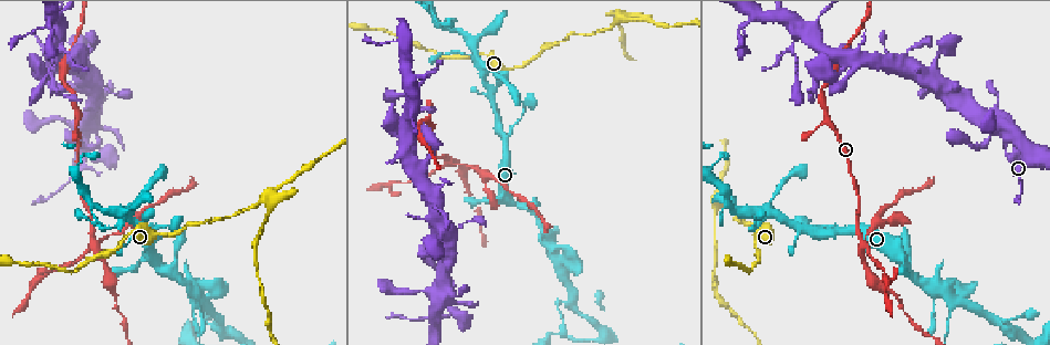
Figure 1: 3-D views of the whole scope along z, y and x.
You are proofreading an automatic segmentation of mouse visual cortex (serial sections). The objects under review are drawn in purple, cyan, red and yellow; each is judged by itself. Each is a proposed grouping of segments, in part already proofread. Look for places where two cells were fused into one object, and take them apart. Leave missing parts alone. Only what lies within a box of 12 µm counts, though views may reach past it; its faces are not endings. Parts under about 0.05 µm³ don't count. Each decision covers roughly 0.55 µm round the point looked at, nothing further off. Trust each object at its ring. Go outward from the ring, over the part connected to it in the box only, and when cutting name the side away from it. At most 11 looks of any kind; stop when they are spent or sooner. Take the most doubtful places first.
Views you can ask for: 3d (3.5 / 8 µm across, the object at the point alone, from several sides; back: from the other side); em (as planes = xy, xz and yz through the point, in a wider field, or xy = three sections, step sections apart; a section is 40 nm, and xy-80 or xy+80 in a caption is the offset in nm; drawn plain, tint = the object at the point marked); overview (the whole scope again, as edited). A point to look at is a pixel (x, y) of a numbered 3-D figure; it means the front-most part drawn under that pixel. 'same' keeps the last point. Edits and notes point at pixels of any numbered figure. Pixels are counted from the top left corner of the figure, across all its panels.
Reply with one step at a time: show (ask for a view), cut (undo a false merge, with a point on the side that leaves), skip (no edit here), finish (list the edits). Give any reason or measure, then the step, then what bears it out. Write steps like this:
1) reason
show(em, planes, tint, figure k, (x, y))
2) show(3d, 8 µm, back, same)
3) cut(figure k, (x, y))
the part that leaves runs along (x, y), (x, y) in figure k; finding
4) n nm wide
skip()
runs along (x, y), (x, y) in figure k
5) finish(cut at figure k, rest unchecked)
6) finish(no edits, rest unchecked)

sharp bend
show(3d, 8 µm, figure 1, (91, 243))

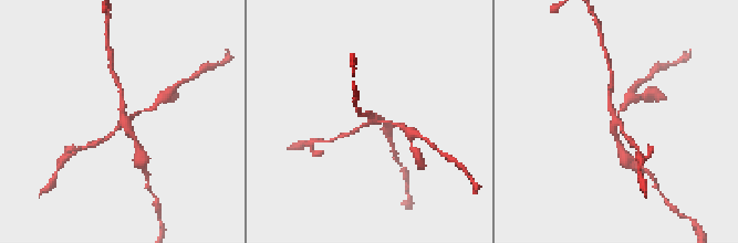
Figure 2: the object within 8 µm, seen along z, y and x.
4 arms; arms of 150, 150, 150, 200 nm
show(em, xy, step 3, tint, figure 2, (613, 117))

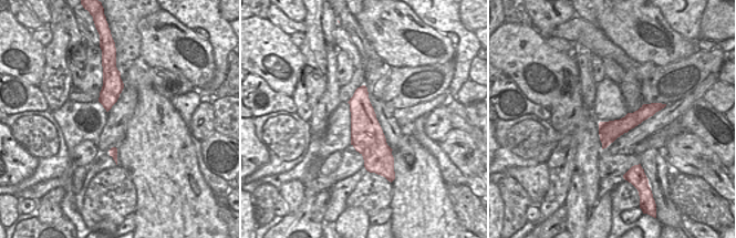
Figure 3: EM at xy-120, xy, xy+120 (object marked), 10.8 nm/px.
360 nm wide
cut(figure 2, (623, 107))
the part that leaves runs along (130, 118), (155, 107), (165, 95) in figure 2; two cells meet here

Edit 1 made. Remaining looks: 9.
thick turns thin
show(3d, 3.5 µm, figure 1, (622, 20))

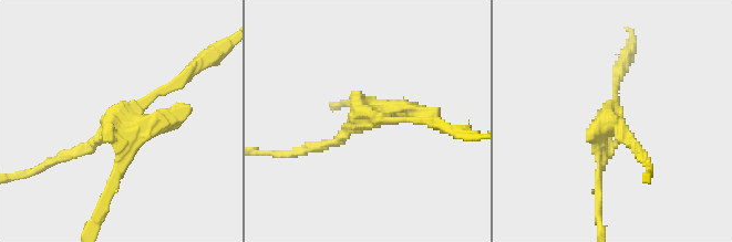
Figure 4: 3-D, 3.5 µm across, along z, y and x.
show(em, xy, step 2, tint, figure 4, (613, 122))

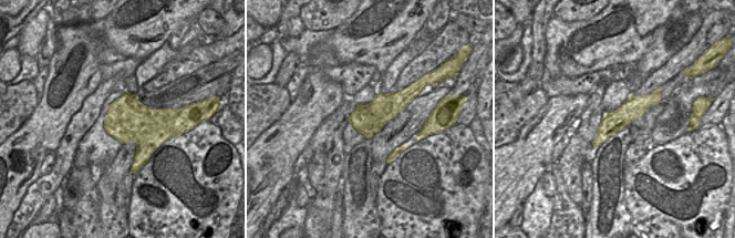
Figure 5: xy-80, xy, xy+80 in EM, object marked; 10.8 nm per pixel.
show(em, xy, step 5, tint, same)

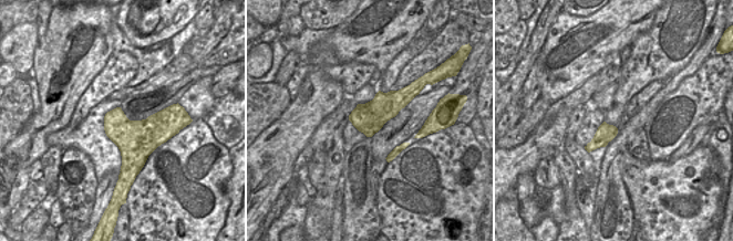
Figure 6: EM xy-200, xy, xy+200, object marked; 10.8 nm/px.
cut(figure 4, (121, 166))
the part that leaves runs along (113, 123), (124, 164), (96, 218) in figure 4; two cells meet here

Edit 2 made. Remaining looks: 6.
show(overview)

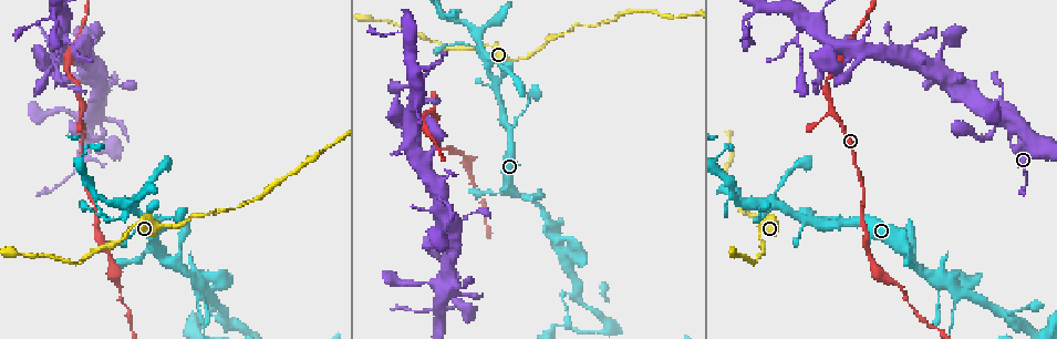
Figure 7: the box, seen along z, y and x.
looks like a crossing
show(3d, 8 µm, figure 7, (487, 66))

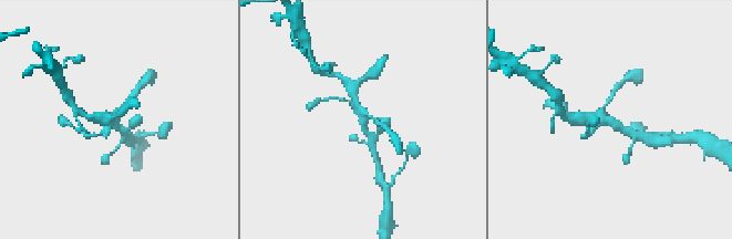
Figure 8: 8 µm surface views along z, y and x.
4 arms; arms of 150, 250, 250, 300 nm
show(em, xy, step 3, tint, figure 8, (363, 120))

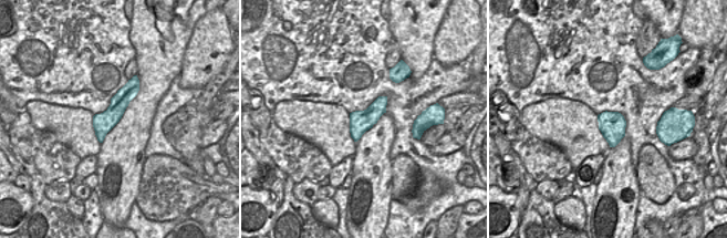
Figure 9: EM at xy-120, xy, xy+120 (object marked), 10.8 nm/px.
240 nm wide
skip()
runs along (373, 145), (352, 92) in figure 8; continuous, no second cell

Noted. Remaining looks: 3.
calibre changes
show(3d, 3.5 µm, figure 7, (799, 53))

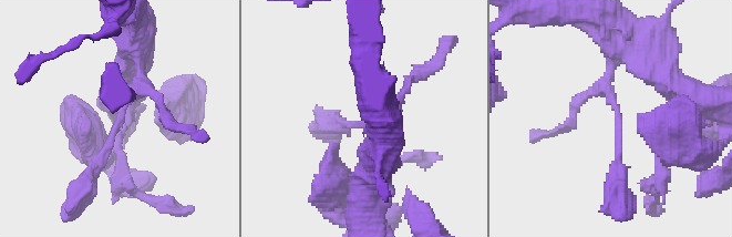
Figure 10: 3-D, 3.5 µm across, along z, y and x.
need the tissue
show(em, xy, step 5, tint, figure 10, (617, 111))

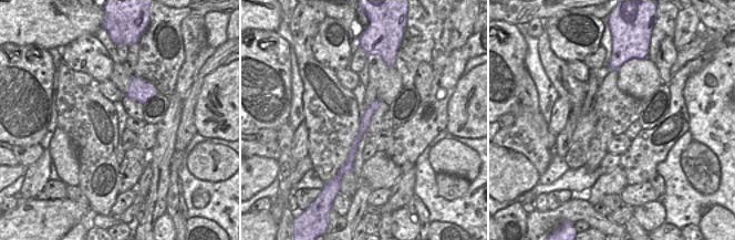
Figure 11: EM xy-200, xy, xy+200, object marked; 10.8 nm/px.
skip()
runs along (375, 103), (369, 111), (347, 166) in figure 11; continuous, no second cell

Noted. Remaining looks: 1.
finish(cut at figure 2, cut at figure 4, rest unchecked)

